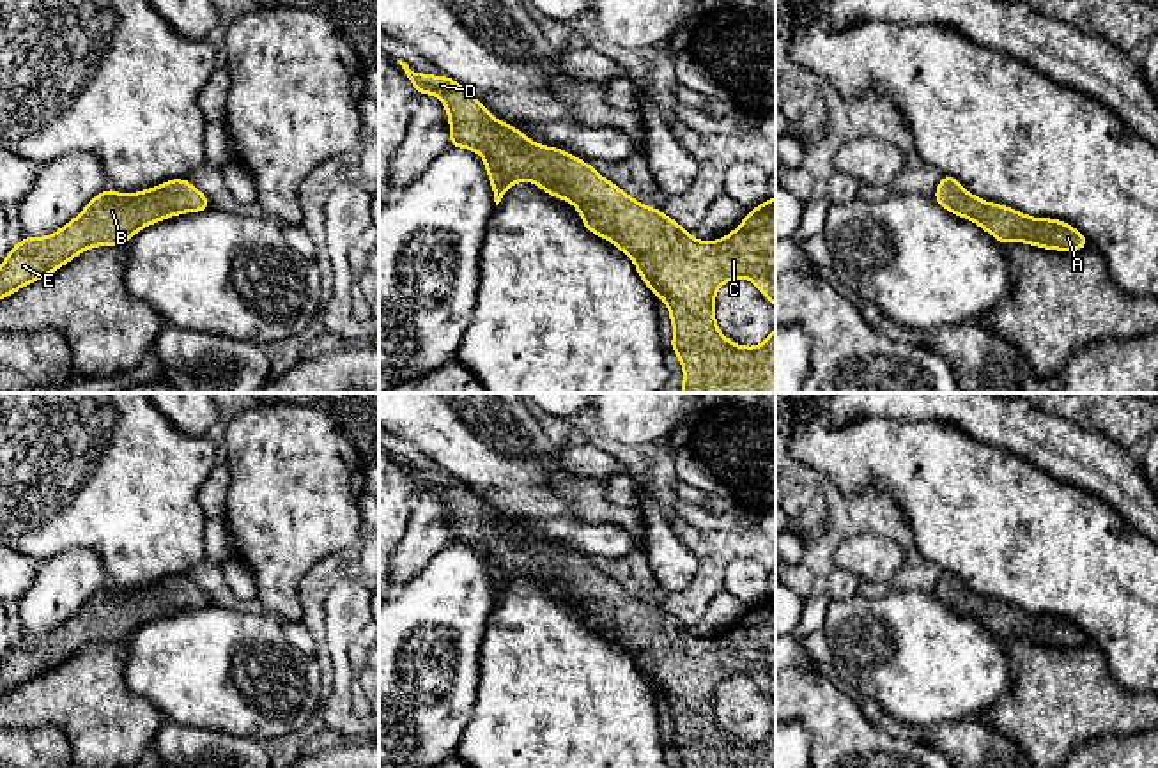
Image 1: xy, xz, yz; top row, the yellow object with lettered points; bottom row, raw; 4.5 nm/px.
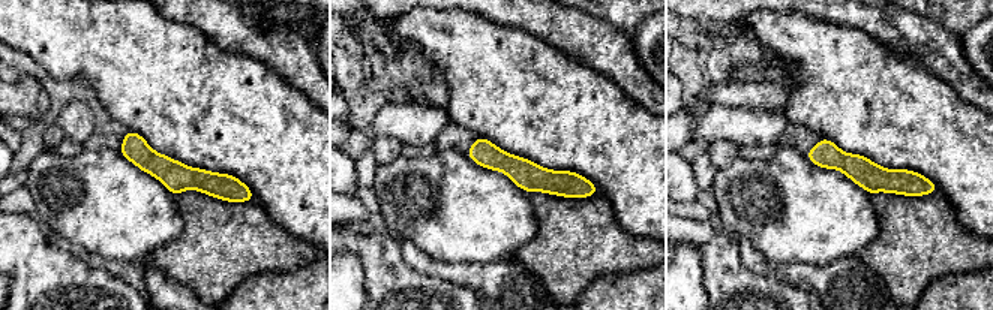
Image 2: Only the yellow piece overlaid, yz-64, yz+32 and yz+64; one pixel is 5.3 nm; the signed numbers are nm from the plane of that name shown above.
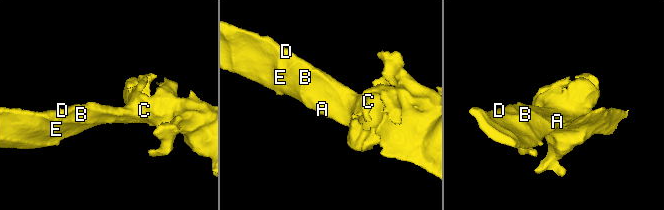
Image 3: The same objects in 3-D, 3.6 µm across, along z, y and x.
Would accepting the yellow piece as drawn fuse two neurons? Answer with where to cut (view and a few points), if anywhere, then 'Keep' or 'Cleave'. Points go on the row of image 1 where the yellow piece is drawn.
No split. Keep

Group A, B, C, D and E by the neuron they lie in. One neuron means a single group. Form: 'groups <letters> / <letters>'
groups A B C D E

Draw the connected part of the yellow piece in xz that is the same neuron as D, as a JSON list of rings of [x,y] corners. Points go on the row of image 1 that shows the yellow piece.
[[[398,60],[416,94],[437,96],[450,122],[448,147],[469,149],[483,157],[487,175],[492,184],[496,205],[505,193],[519,180],[528,180],[542,188],[549,196],[572,202],[583,218],[584,228],[591,234],[611,241],[620,251],[627,253],[639,278],[648,285],[655,299],[660,296],[669,310],[673,322],[671,352],[675,352],[683,368],[682,393],[776,393],[776,324],[772,334],[758,347],[744,347],[730,342],[715,322],[715,292],[726,281],[749,278],[754,287],[768,297],[776,310],[776,198],[767,198],[761,205],[749,209],[744,221],[726,237],[719,241],[698,241],[680,223],[668,218],[660,209],[648,207],[629,196],[616,184],[604,179],[591,165],[570,156],[558,147],[545,147],[531,142],[524,133],[512,124],[496,120],[489,110],[460,87],[450,76],[421,74],[409,69]]]

